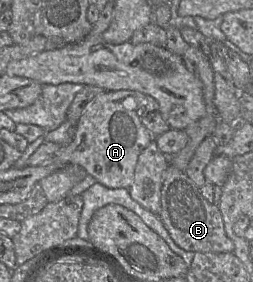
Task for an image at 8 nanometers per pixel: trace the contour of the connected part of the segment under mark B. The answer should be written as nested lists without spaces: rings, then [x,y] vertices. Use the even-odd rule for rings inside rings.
[[[170,163],[164,171],[160,203],[158,216],[179,247],[192,252],[234,253],[234,243],[225,233],[219,207],[204,198],[200,187],[188,177],[185,171],[179,170]]]

